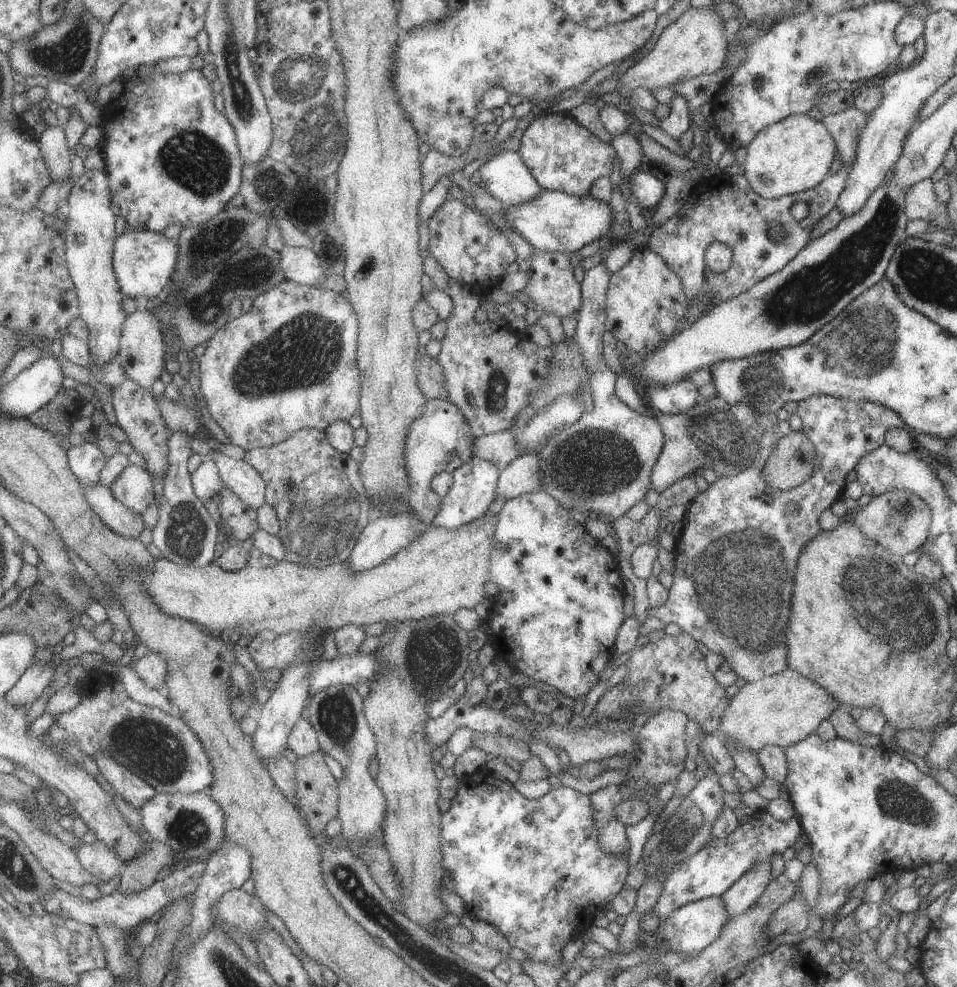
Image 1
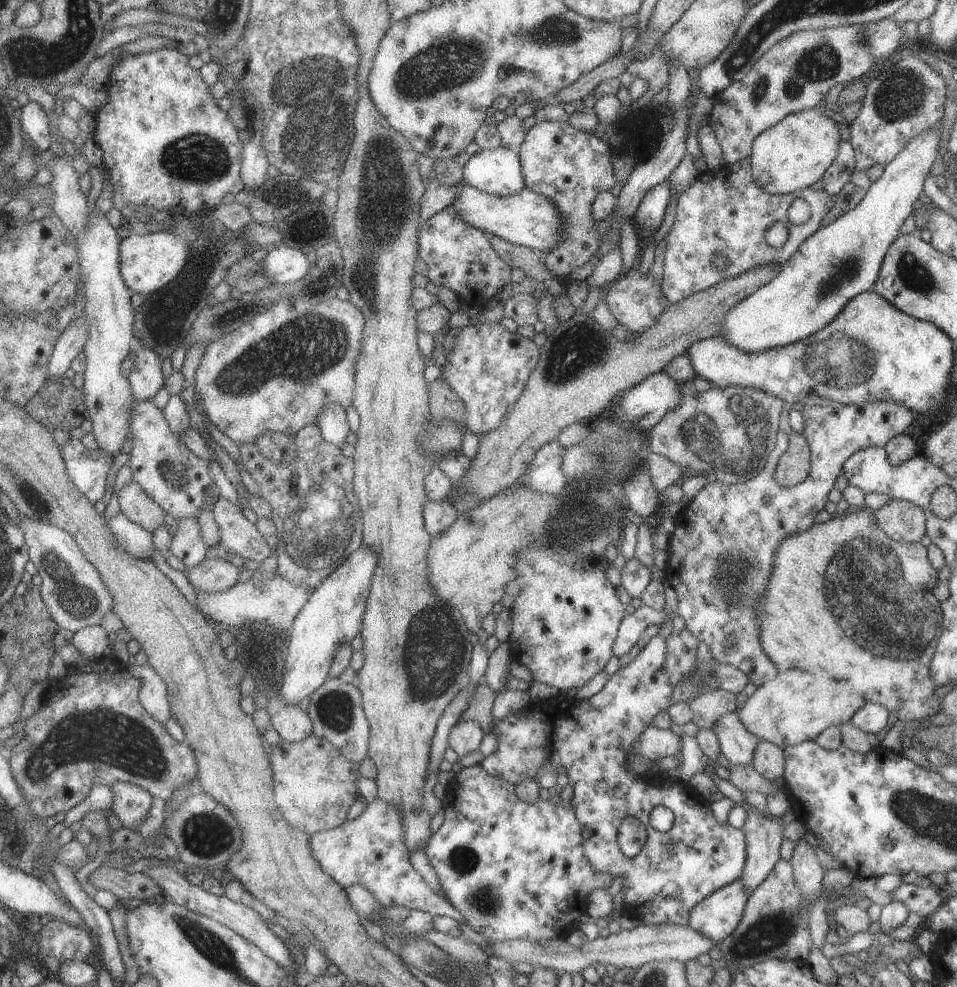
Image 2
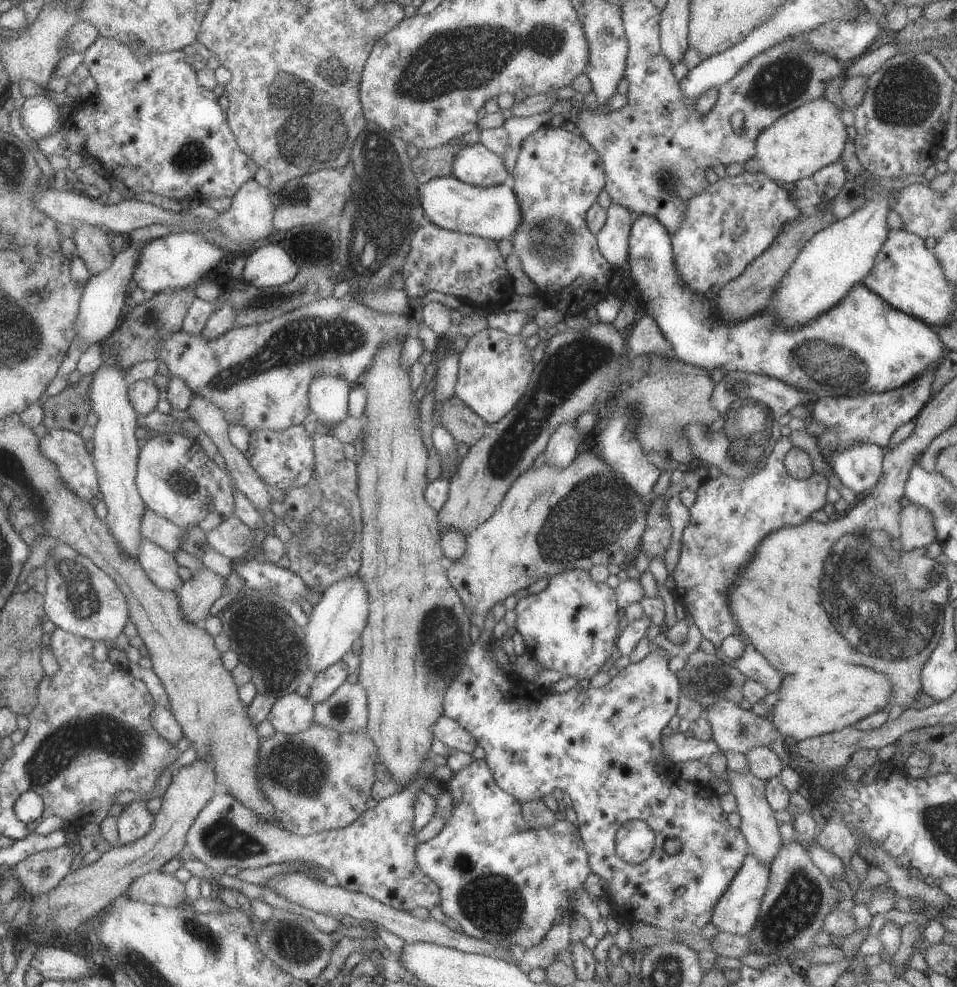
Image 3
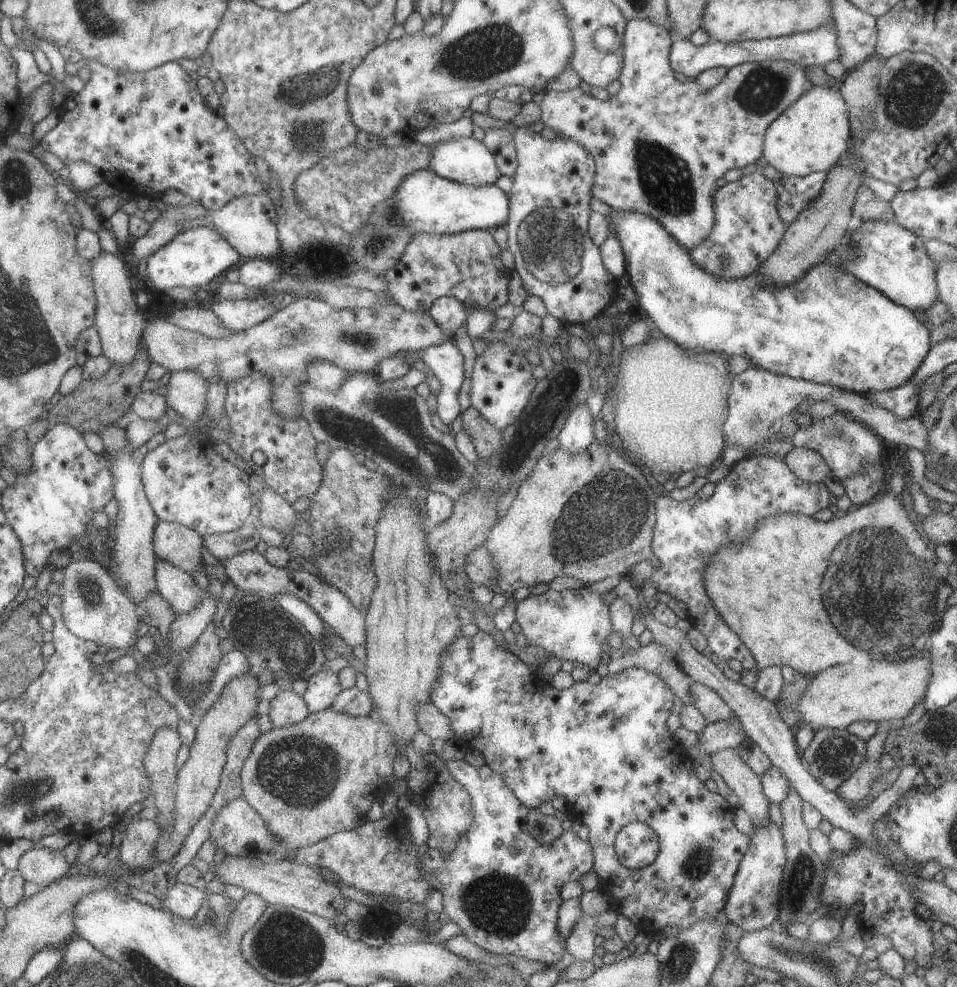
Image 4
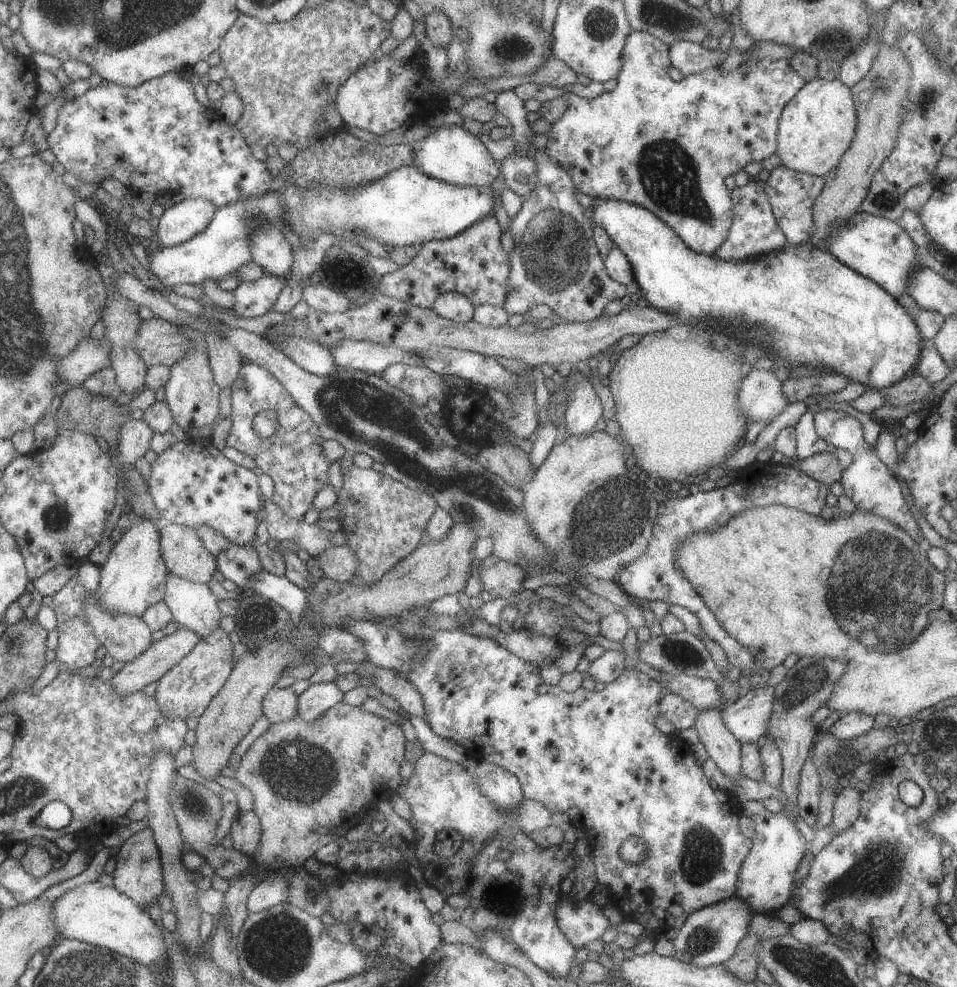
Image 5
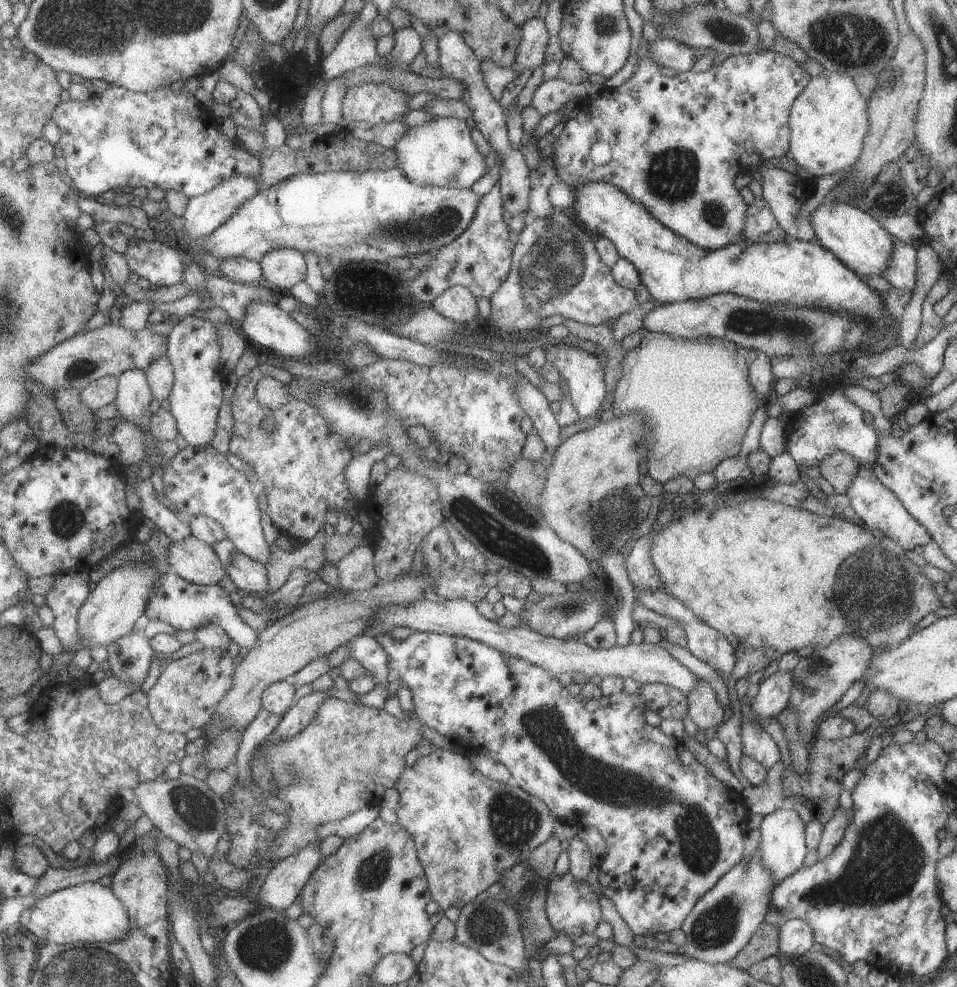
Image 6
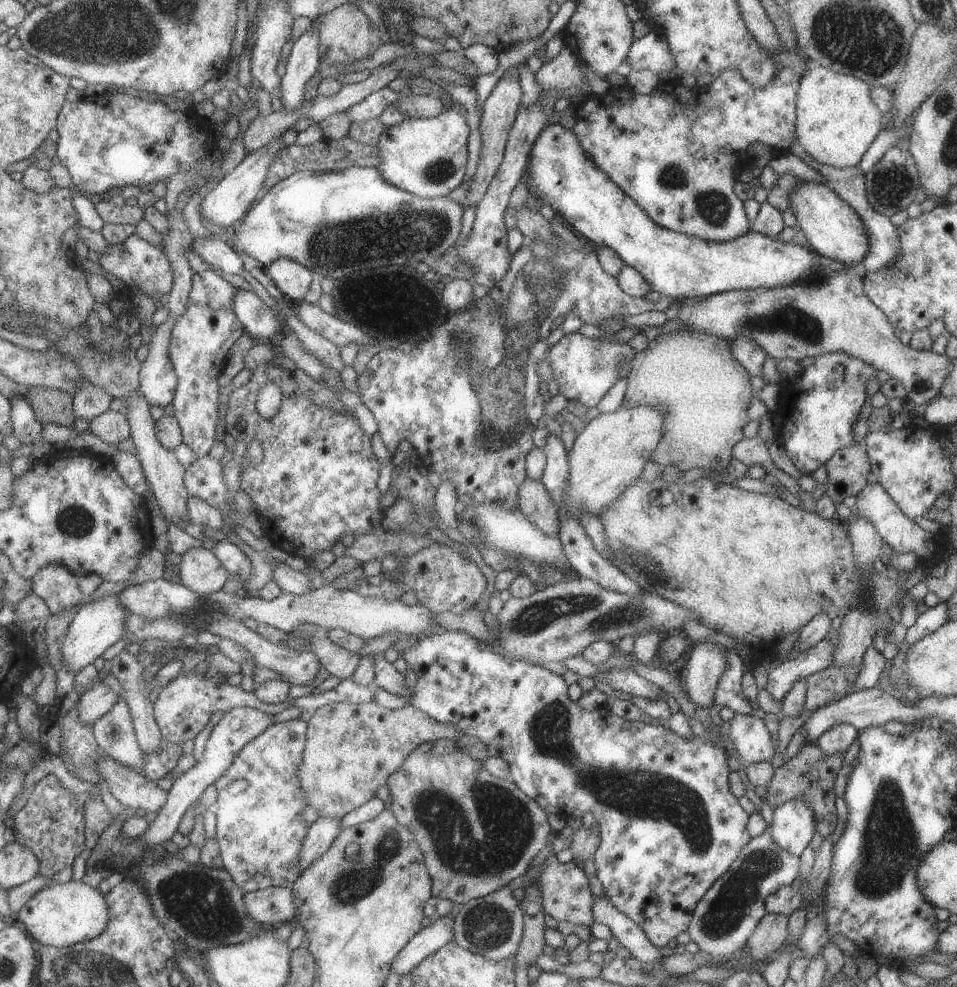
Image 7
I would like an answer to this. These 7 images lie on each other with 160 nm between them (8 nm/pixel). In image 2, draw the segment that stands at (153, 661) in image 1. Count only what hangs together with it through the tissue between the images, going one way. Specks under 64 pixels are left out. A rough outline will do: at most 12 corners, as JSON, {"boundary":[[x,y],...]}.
{"boundary":[[149,662],[129,664],[140,678],[140,699],[153,718],[172,716],[168,686]]}

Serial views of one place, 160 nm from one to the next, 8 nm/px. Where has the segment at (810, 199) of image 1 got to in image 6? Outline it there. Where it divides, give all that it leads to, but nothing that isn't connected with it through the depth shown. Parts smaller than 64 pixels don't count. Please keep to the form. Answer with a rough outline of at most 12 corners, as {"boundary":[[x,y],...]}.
{"boundary":[[759,198],[746,206],[741,236],[778,243],[785,231]]}

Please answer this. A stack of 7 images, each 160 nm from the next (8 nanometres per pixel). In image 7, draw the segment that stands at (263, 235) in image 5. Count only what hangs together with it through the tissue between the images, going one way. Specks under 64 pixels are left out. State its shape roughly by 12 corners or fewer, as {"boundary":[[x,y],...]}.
{"boundary":[[283,257],[263,271],[290,302],[303,301],[310,270]]}

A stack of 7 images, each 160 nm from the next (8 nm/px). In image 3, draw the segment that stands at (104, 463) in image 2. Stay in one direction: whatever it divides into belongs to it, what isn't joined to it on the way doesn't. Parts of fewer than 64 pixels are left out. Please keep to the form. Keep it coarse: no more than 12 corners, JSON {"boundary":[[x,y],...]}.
{"boundary":[[51,429],[41,452],[79,498],[102,493],[96,460],[79,434]]}

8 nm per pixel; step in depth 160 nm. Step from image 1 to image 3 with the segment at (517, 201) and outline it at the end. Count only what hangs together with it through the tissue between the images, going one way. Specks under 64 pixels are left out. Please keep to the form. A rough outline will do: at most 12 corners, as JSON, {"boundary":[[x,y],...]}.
{"boundary":[[480,143],[455,156],[451,175],[489,188],[507,176],[503,159]]}

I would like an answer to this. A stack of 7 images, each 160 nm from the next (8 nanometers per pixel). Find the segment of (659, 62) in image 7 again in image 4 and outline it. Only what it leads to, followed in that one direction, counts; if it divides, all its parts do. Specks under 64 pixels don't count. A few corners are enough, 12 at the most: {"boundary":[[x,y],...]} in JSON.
{"boundary":[[833,22],[772,39],[695,46],[673,37],[668,64],[687,79],[707,69],[840,57]]}

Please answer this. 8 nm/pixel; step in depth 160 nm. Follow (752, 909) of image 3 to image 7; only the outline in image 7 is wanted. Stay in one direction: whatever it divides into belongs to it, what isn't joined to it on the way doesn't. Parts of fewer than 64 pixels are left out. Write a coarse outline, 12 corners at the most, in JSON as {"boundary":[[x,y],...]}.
{"boundary":[[802,798],[772,809],[770,833],[790,855],[816,842],[815,817]]}

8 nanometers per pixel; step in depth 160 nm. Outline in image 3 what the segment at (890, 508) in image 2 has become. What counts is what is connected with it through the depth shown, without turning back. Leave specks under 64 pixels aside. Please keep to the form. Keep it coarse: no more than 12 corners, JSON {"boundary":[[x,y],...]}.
{"boundary":[[908,504],[899,512],[901,548],[935,541],[931,514]]}

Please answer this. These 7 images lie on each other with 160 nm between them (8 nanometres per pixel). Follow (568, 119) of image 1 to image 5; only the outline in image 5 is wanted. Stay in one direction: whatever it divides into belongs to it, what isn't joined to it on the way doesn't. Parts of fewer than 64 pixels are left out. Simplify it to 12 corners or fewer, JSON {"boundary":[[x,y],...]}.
{"boundary":[[511,91],[490,97],[537,184],[511,219],[503,310],[545,304],[592,321],[625,287],[592,239],[591,208]]}

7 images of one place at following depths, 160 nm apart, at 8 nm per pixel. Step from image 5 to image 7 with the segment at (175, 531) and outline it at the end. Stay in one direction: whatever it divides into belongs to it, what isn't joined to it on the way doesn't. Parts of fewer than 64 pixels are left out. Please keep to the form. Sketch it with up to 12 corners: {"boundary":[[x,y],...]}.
{"boundary":[[208,546],[191,547],[182,582],[200,595],[221,590],[227,570]]}

